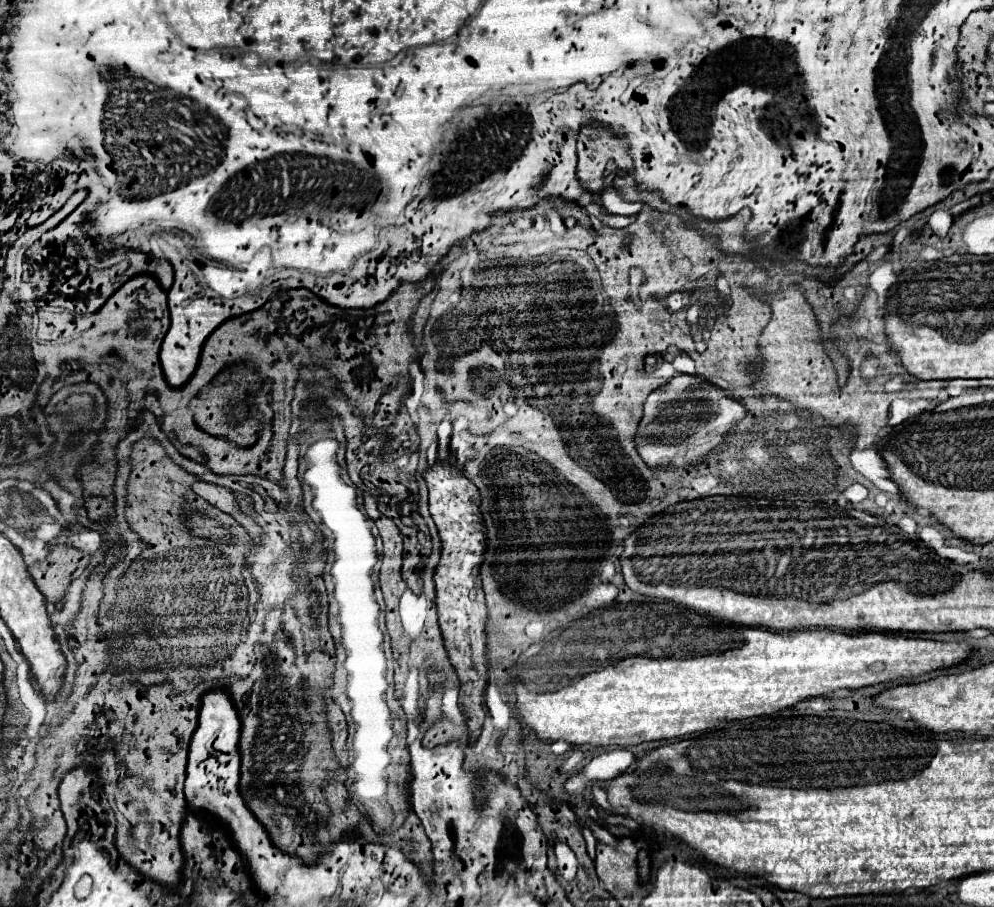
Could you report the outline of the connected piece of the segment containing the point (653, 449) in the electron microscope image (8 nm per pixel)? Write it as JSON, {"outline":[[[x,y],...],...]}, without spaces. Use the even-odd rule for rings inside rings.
{"outline":[[[675,375],[669,383],[653,389],[643,405],[641,425],[635,433],[637,453],[651,469],[695,469],[703,463],[729,429],[747,417],[741,401],[727,397],[725,391],[713,383],[705,383],[699,375]]]}

